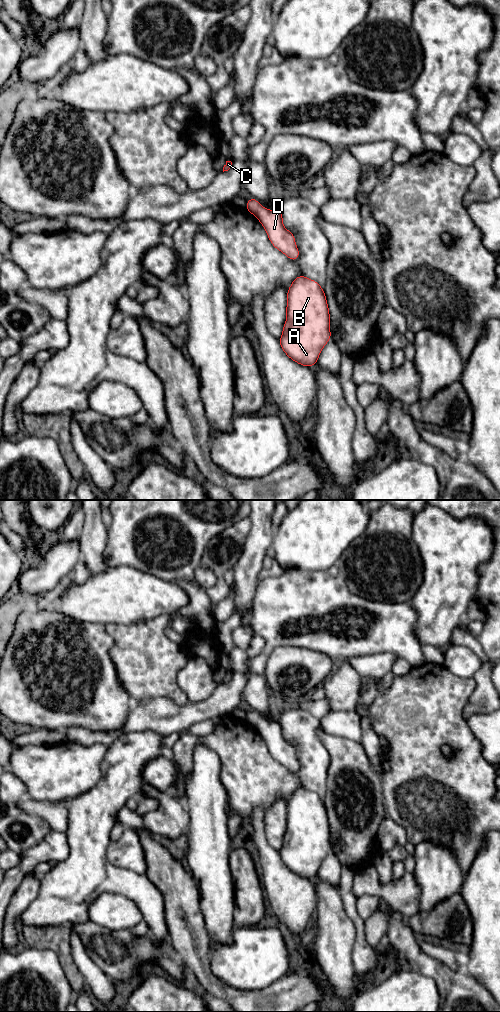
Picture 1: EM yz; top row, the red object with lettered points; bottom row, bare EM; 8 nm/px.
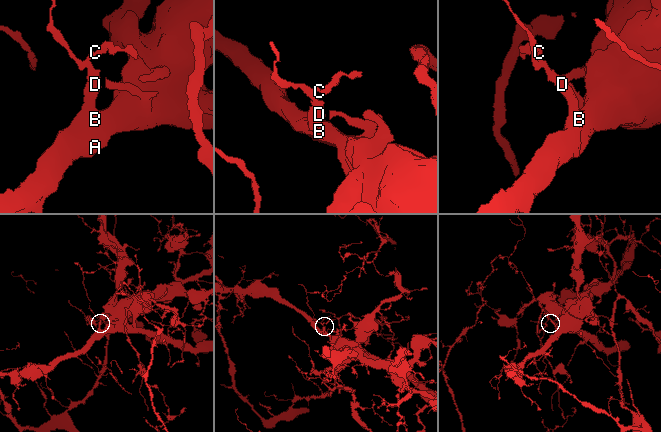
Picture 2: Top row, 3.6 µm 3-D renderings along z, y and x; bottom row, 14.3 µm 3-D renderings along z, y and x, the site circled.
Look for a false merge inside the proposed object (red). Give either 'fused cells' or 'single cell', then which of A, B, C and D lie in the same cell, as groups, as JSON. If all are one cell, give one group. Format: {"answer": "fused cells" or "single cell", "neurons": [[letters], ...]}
{"answer": "fused cells", "neurons": [["A", "B", "D"], ["C"]]}

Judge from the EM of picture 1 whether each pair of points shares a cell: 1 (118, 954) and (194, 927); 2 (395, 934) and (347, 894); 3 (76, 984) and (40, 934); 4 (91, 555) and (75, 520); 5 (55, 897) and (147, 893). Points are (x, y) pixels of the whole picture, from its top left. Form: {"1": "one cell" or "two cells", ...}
{"1": "two cells", "2": "two cells", "3": "one cell", "4": "two cells", "5": "one cell"}

